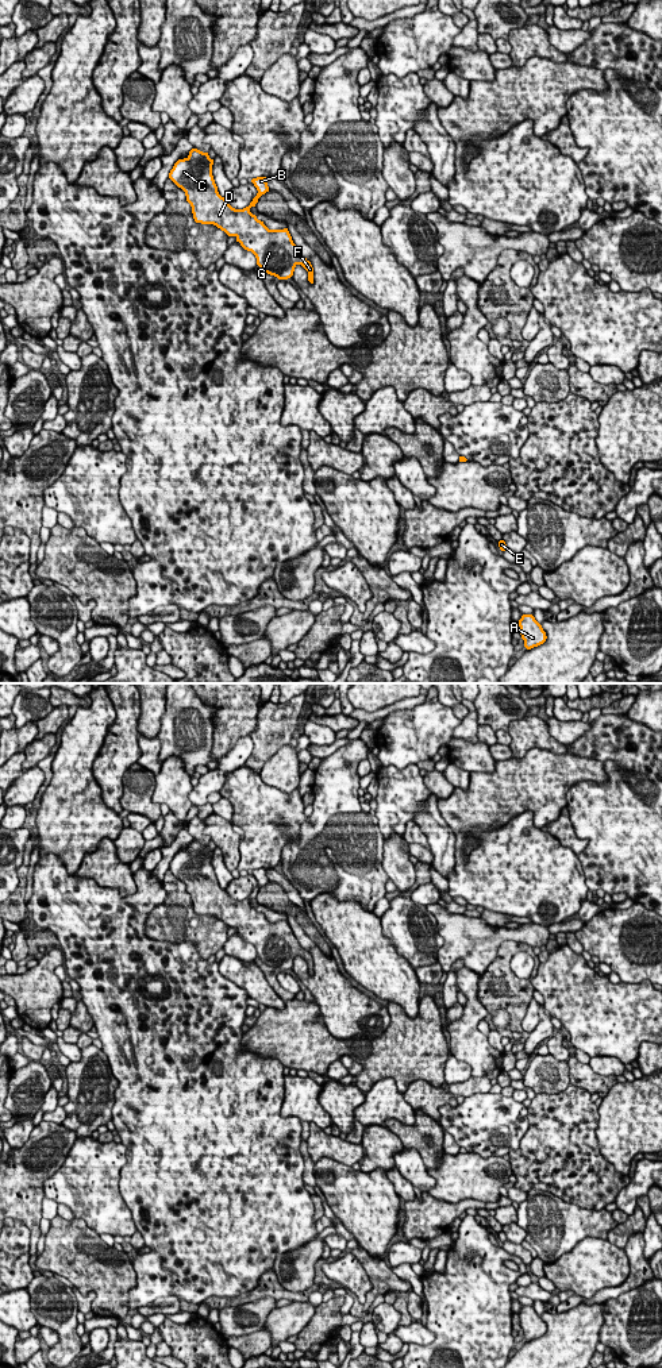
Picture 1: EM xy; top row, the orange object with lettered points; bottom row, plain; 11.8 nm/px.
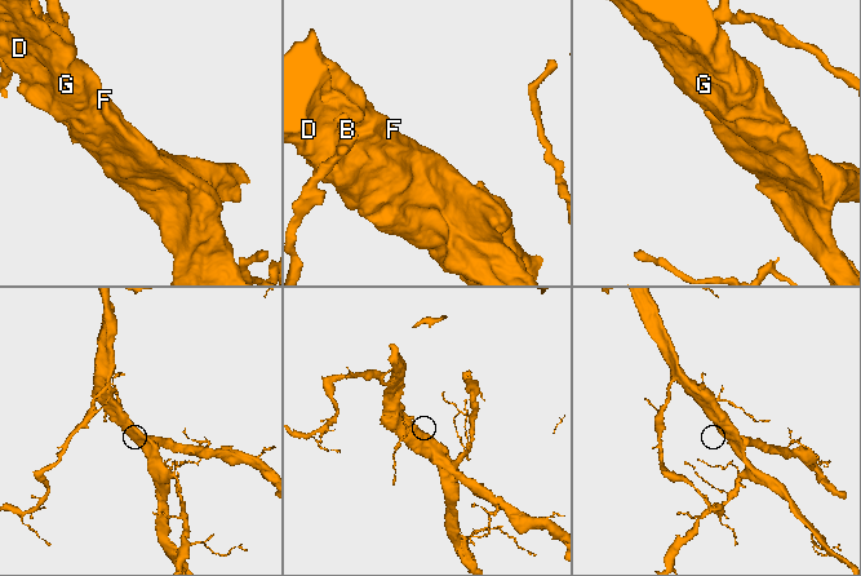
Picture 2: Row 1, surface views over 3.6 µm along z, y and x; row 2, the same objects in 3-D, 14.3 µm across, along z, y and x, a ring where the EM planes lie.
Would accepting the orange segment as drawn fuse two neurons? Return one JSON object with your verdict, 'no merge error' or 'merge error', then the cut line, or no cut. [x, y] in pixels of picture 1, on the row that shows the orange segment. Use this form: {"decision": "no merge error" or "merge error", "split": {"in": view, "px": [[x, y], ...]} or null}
{"decision": "no merge error", "split": null}

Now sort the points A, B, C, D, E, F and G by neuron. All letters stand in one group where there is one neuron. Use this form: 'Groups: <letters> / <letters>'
Groups: A B C D E F G

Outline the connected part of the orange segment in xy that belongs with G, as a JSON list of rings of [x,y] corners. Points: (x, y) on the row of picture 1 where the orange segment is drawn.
[[[192,149],[189,155],[178,159],[169,173],[169,178],[185,192],[195,221],[213,224],[228,236],[235,236],[245,250],[255,255],[257,265],[265,273],[278,280],[288,280],[293,275],[295,267],[301,265],[308,271],[308,281],[313,284],[313,267],[299,253],[288,228],[269,230],[250,212],[258,199],[269,192],[266,177],[251,180],[258,190],[257,196],[249,207],[235,209],[219,194],[212,165],[213,159],[208,153]]]

